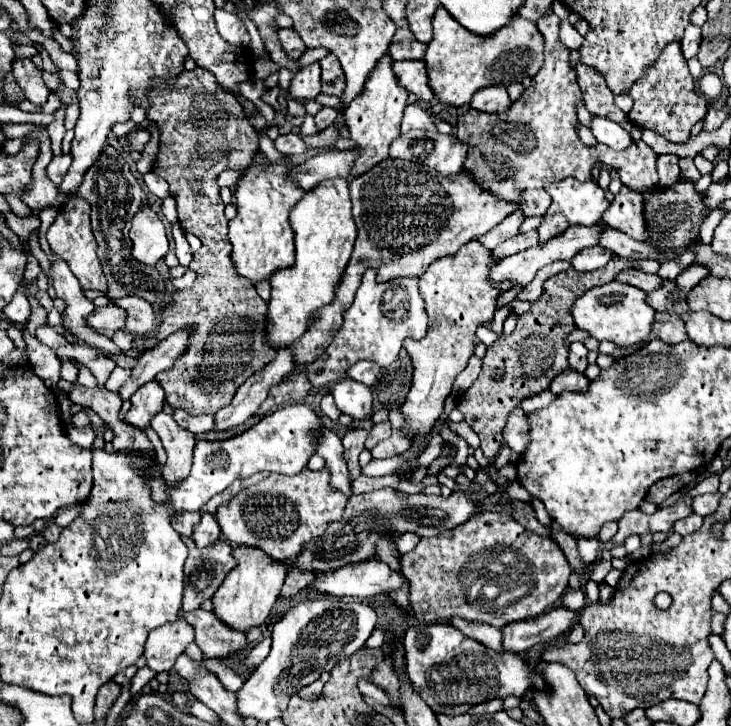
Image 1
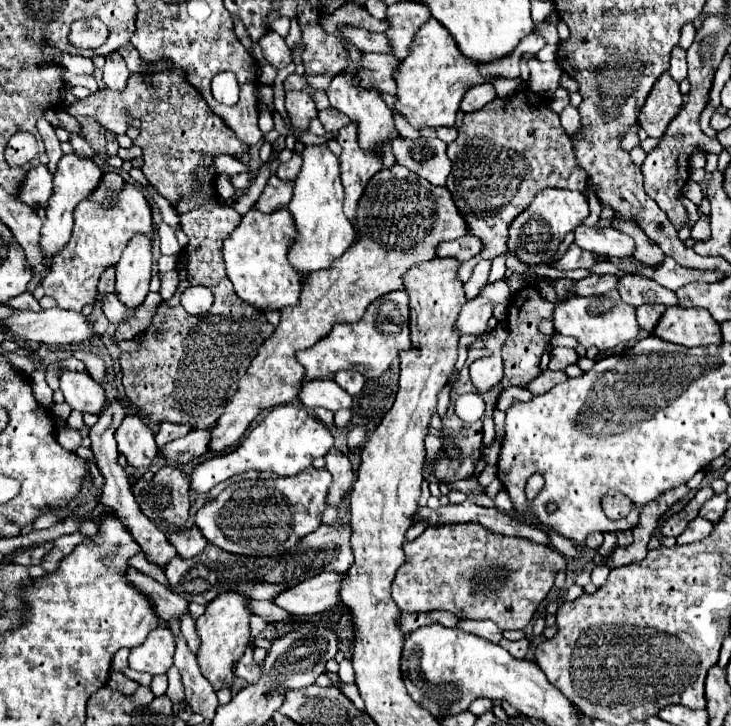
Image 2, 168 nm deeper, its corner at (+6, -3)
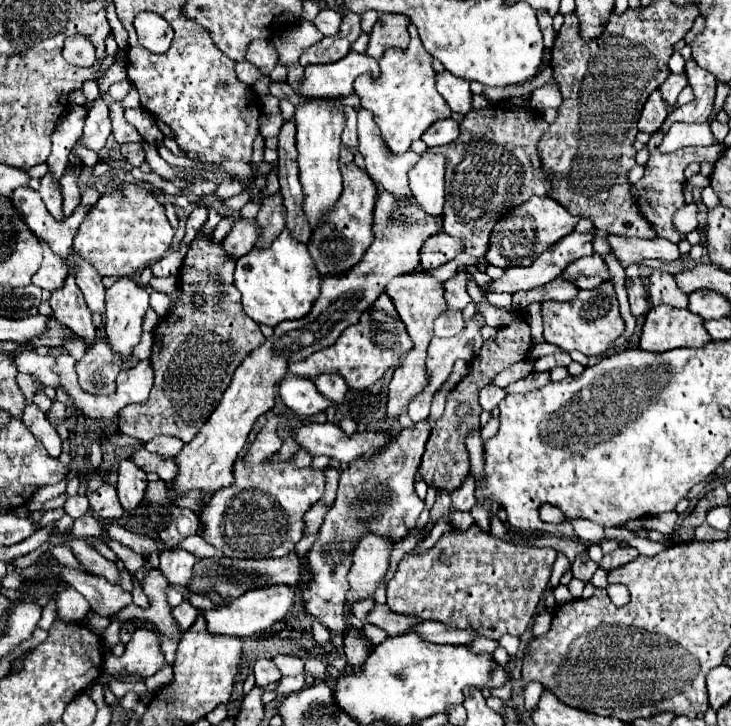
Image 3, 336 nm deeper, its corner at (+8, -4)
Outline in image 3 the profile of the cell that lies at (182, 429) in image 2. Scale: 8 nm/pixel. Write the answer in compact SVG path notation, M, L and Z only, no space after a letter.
M160 436L160 438L154 438L152 442L148 442L144 448L148 452L154 452L162 458L174 458L180 450L182 450L182 442L178 442L178 438L168 438L168 436Z

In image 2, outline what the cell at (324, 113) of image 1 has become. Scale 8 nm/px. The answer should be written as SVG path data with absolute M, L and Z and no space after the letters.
M332 107L320 111L320 113L318 113L318 119L320 119L320 123L324 125L324 129L326 129L328 133L338 133L338 129L350 121L344 113L340 113L340 111L332 109Z

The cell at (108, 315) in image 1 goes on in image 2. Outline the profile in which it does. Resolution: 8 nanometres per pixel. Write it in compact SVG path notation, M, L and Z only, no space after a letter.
M60 307L44 309L40 313L18 311L8 317L4 325L16 331L22 339L48 345L76 345L94 337L94 325L80 311L66 311Z

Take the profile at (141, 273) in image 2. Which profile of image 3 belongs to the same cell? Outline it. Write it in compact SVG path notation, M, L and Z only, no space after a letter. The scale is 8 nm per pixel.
M130 276L120 278L114 286L106 290L106 314L104 314L104 328L106 328L106 340L112 348L112 352L120 358L120 362L132 360L132 350L140 342L142 336L142 318L148 310L148 292L138 282L134 282Z

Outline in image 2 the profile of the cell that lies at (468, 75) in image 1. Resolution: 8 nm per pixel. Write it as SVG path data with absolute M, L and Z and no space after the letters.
M430 17L422 25L418 37L414 39L414 45L410 47L410 55L398 67L398 77L396 77L398 101L394 111L404 113L408 123L416 129L424 125L454 127L456 113L460 109L460 101L464 93L474 85L494 79L494 77L480 75L482 65L484 63L464 57L458 45L454 43L454 37L444 29L444 25L434 21L434 17Z

